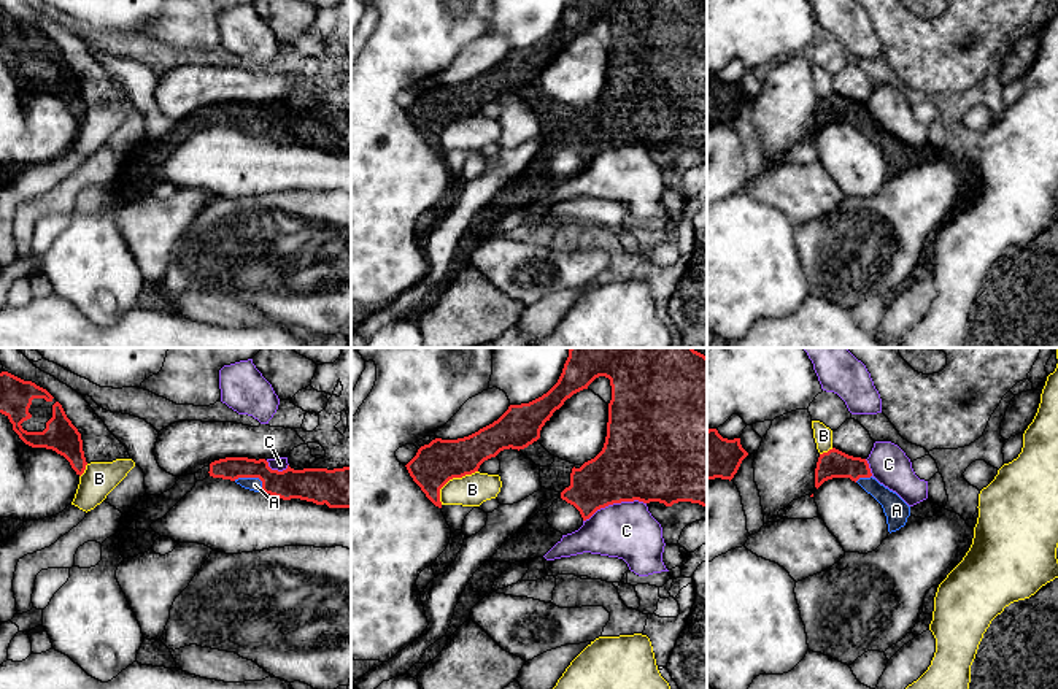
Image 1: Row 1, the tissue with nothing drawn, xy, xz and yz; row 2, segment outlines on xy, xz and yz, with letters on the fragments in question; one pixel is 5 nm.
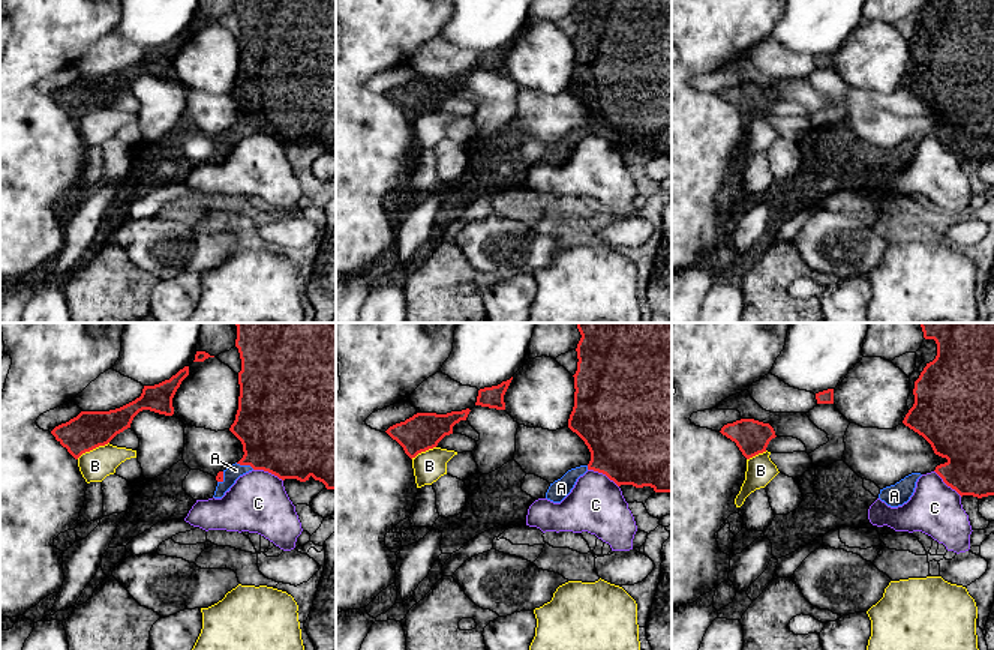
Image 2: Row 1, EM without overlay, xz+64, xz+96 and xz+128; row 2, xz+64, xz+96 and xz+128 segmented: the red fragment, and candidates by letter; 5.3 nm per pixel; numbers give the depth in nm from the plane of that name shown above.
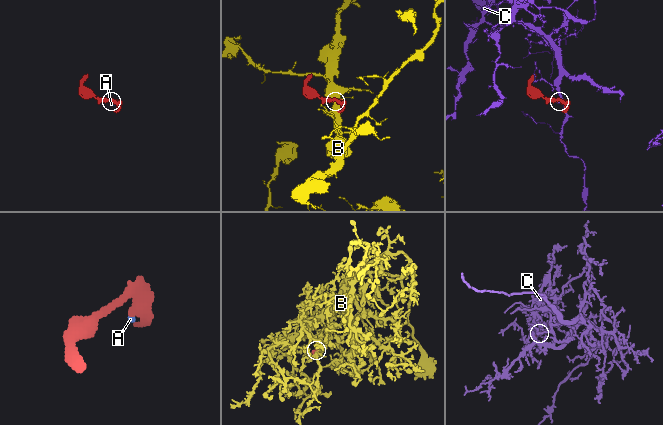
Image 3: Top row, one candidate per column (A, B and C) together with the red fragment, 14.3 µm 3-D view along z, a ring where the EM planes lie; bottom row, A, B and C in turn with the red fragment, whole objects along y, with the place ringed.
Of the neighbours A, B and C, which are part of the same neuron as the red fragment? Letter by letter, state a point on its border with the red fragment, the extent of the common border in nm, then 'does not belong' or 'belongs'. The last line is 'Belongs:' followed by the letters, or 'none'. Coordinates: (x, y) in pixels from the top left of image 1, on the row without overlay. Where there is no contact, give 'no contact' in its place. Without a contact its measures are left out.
A: meets red in xy at (251, 121); contact 160 nm long; belongs
B: meets red in xz at (451, 123); contact 260 nm long; does not belong
C: meets red in xz at (613, 146); contact 340 nm long; does not belong
Belongs: A

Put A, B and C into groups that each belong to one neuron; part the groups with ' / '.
A / B / C

